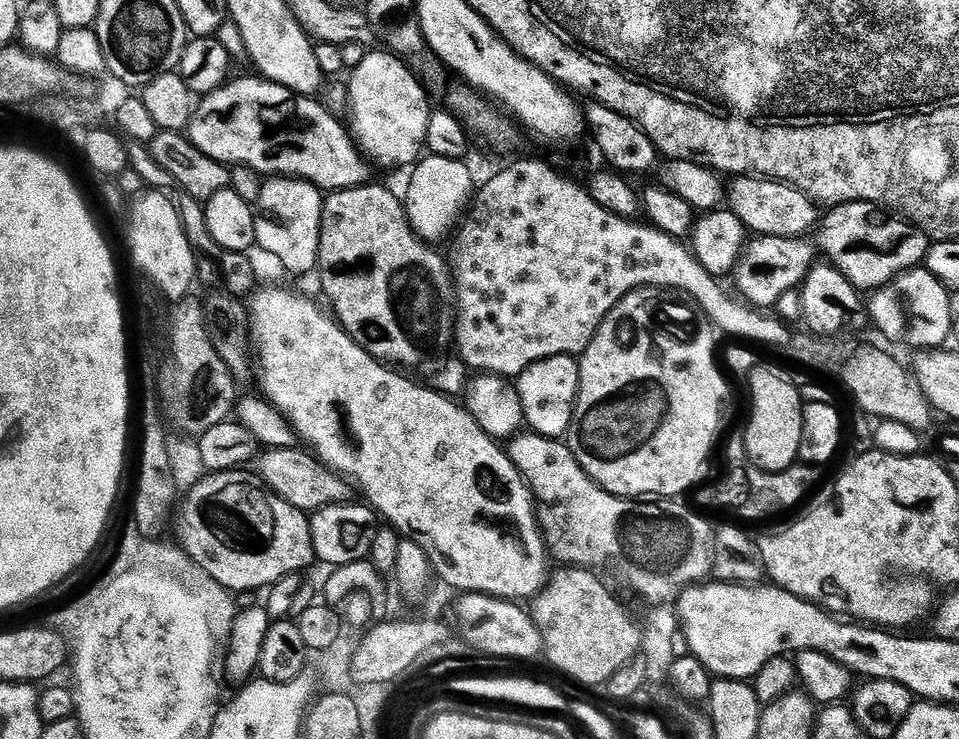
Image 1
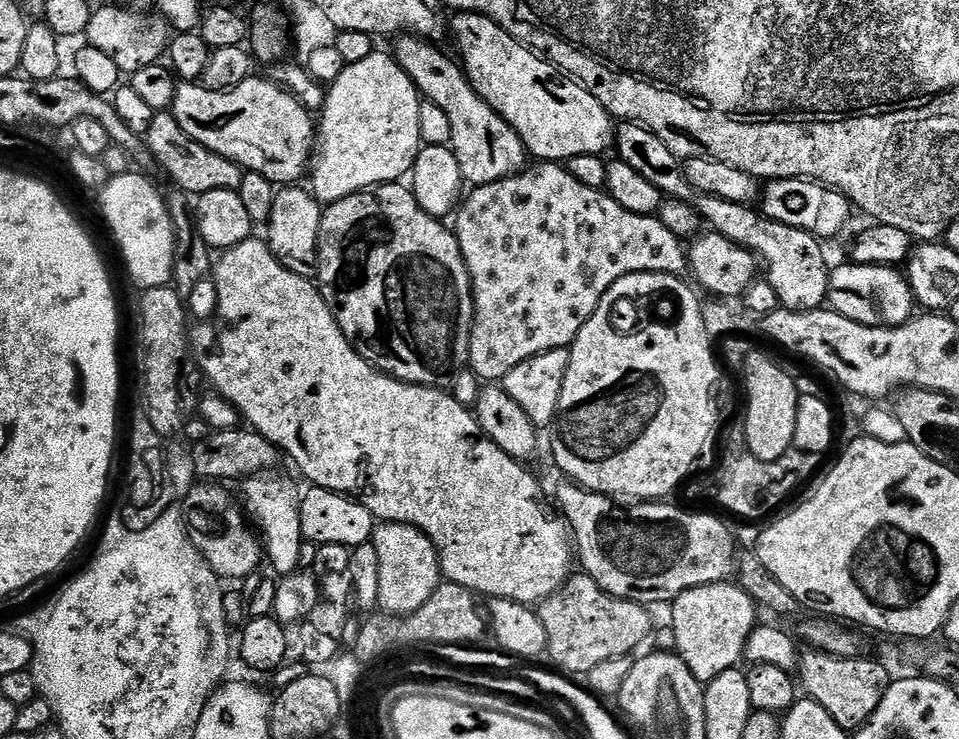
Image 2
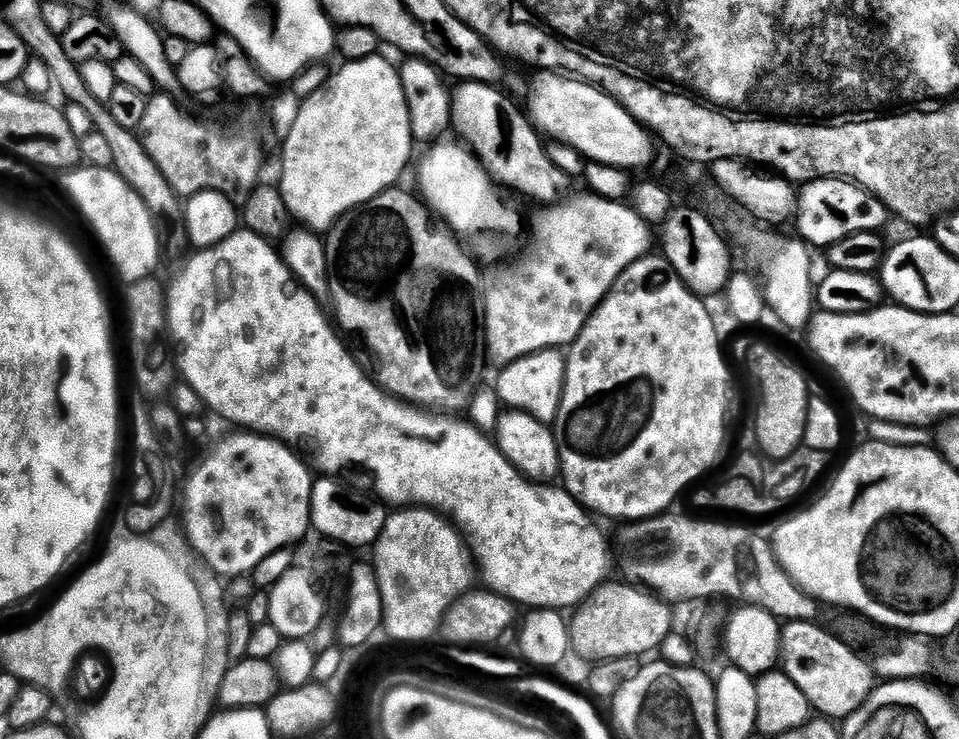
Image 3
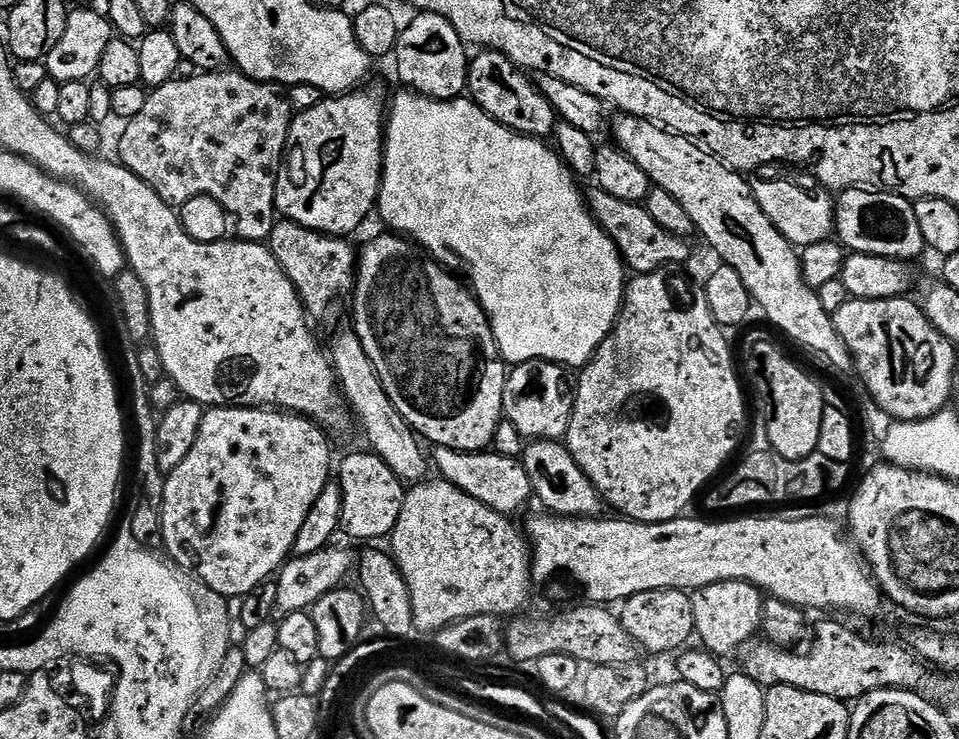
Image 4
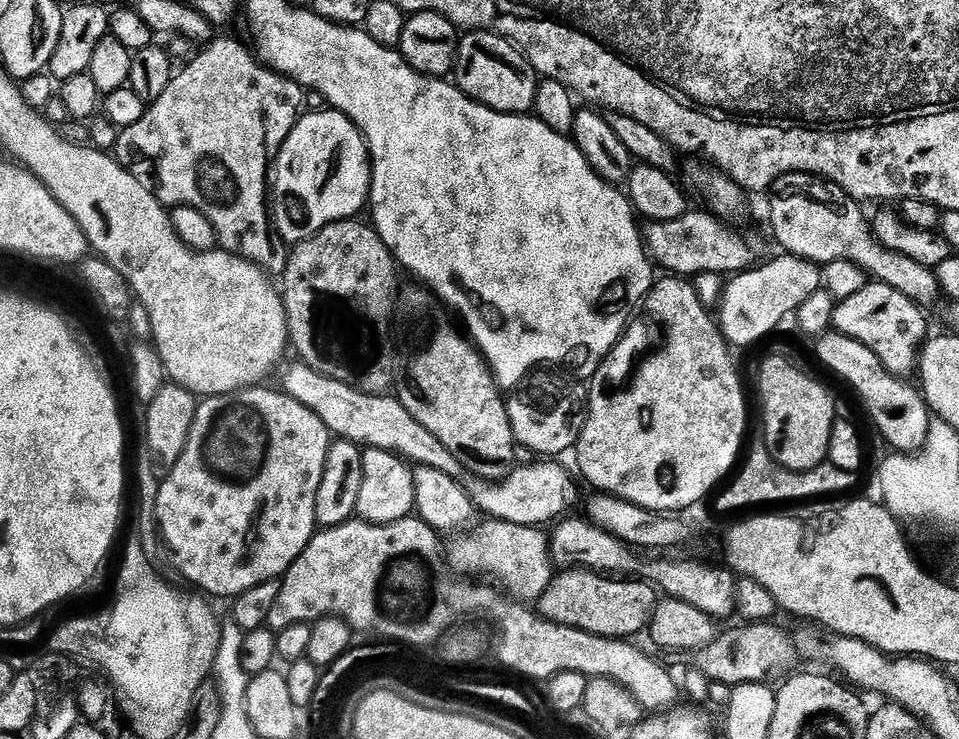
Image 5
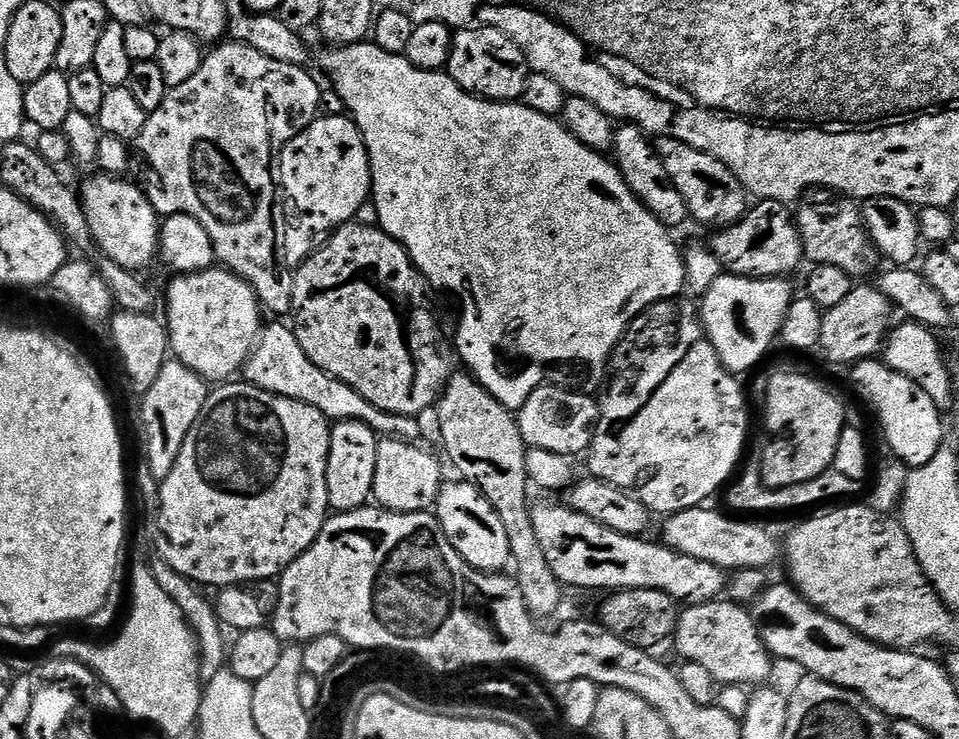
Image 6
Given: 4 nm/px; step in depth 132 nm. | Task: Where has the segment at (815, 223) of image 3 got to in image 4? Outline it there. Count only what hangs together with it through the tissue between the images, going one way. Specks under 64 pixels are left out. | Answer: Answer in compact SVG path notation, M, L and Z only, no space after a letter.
M867 187L846 188L839 193L835 205L834 232L849 253L861 252L891 260L916 262L926 252L922 229L915 218L914 203L905 196L887 190L869 190Z

